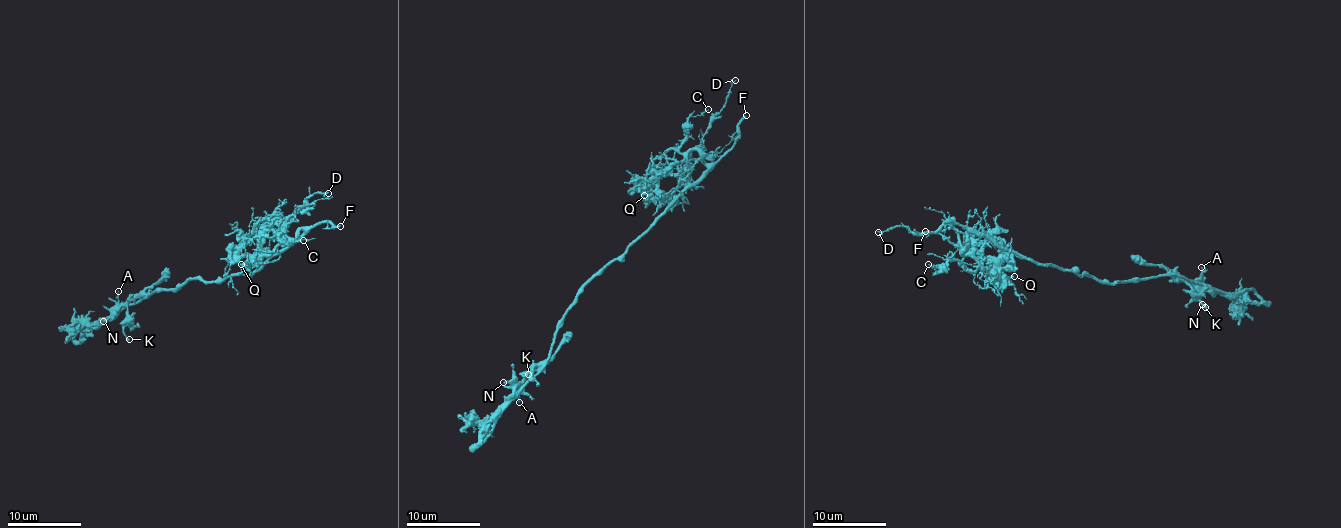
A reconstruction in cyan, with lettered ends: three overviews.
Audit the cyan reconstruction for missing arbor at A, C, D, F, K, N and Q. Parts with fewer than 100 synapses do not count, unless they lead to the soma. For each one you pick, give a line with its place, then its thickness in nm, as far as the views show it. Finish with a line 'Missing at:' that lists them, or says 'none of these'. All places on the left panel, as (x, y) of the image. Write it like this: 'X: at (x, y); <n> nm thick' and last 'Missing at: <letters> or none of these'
F: at (340, 226); 240 nm thick
Missing at: F

